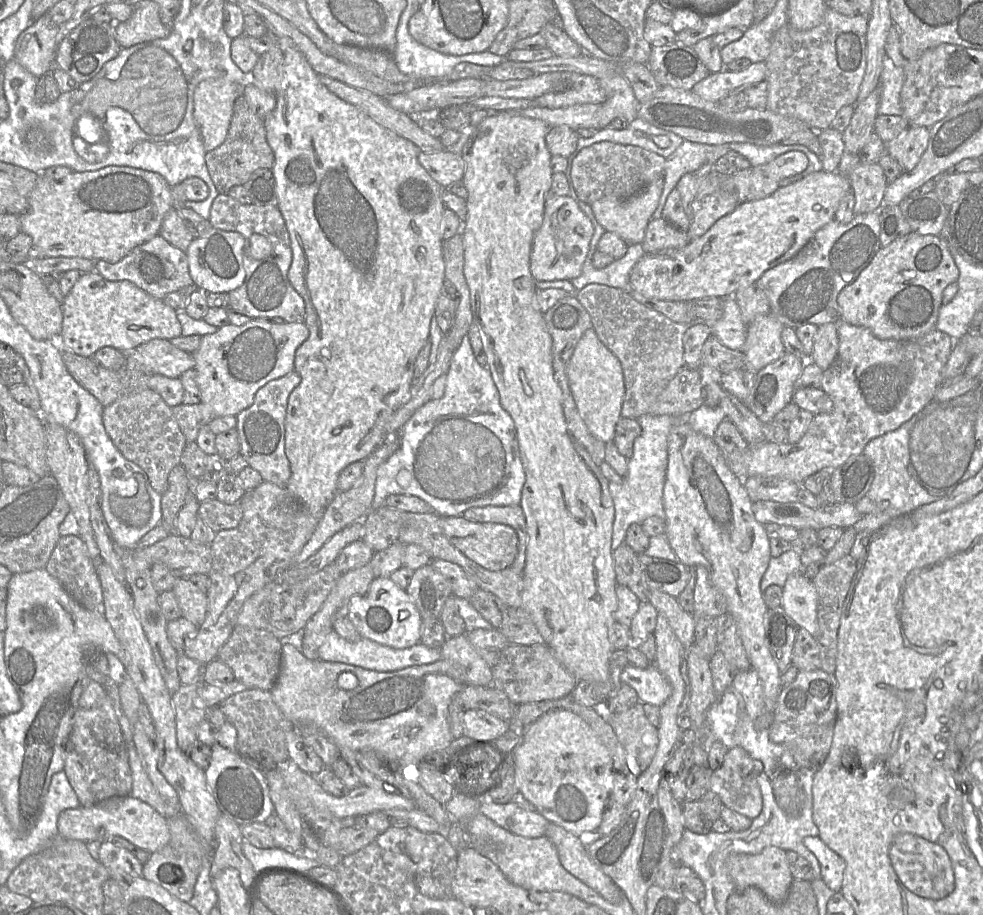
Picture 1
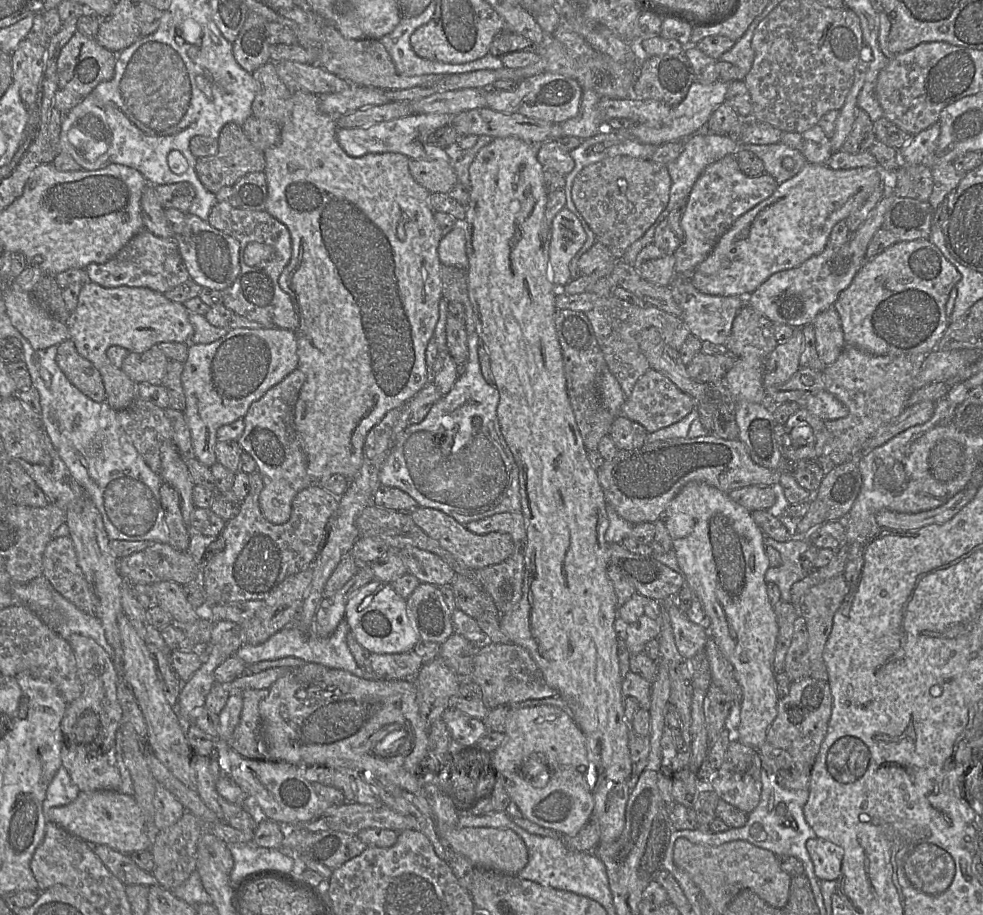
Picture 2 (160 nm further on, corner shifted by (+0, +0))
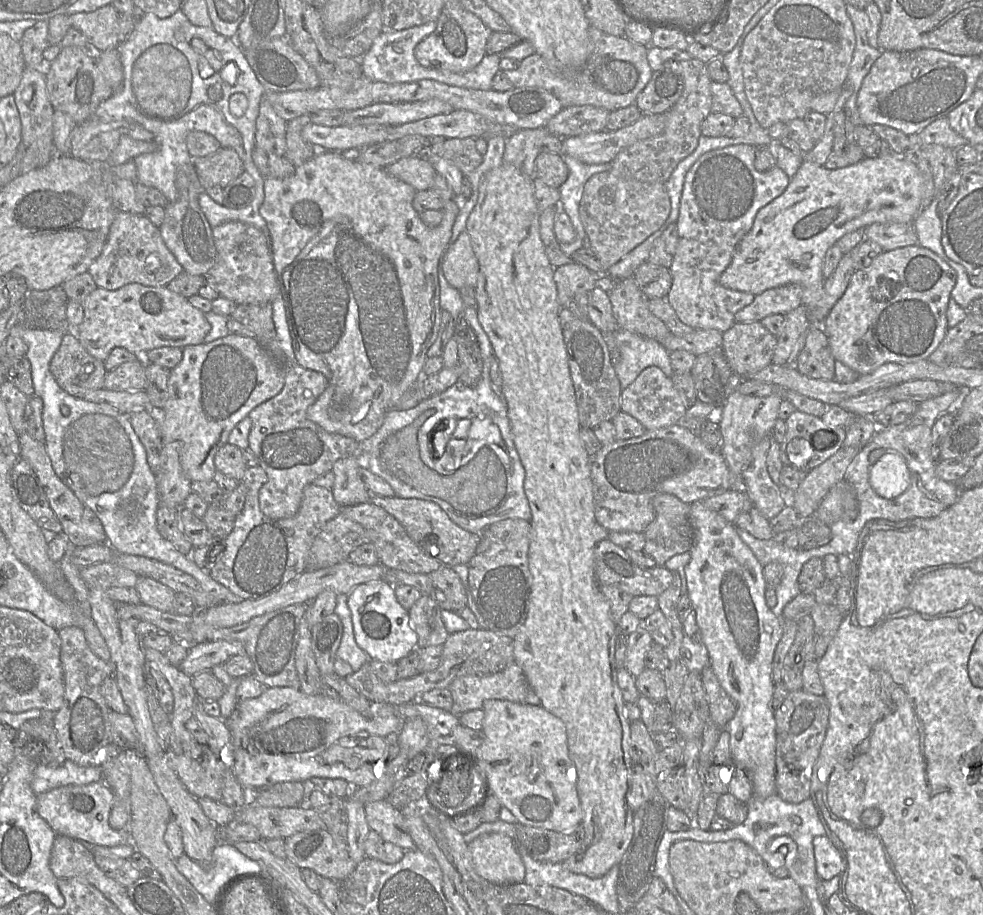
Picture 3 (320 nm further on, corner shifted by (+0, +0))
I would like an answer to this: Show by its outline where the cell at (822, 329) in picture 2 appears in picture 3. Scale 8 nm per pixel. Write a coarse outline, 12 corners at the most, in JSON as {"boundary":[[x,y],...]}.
{"boundary":[[892,152],[806,160],[756,214],[719,283],[802,287],[810,313],[842,236],[913,223],[923,176]]}

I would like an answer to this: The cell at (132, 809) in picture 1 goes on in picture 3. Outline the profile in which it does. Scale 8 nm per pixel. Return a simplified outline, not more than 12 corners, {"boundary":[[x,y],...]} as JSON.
{"boundary":[[104,781],[37,795],[56,834],[93,846],[131,842],[114,829]]}

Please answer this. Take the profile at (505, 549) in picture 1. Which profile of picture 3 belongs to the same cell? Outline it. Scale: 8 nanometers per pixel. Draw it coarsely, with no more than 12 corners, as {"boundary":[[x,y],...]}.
{"boundary":[[371,496],[443,566],[469,564],[481,536],[420,499]]}

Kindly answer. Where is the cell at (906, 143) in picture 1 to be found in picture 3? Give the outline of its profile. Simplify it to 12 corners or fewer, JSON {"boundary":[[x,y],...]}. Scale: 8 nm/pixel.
{"boundary":[[947,117],[930,123],[911,145],[937,144],[955,150],[967,140],[951,128]]}

